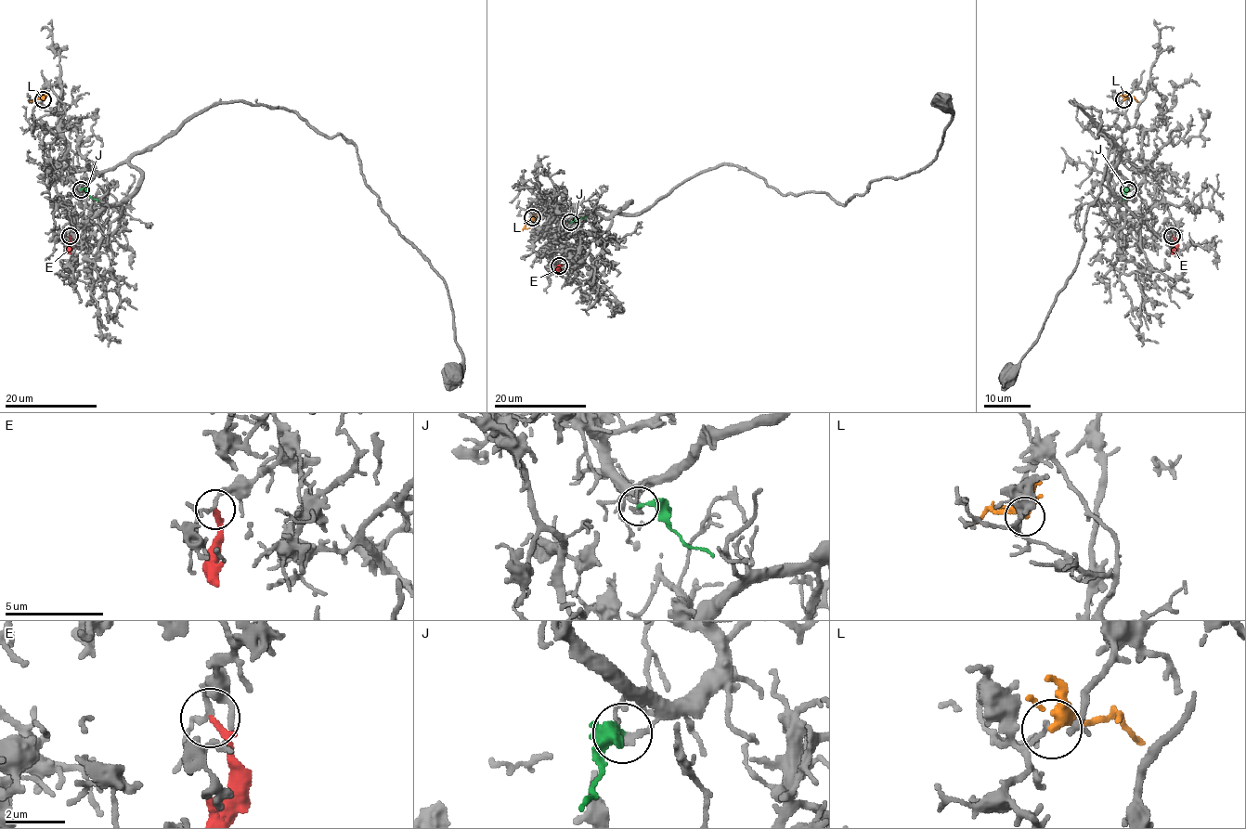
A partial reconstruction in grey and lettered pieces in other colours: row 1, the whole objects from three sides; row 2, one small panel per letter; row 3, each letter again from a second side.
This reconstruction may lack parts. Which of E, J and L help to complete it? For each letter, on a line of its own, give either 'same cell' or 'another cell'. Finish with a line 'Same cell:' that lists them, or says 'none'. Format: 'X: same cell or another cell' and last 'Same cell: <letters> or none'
E: another cell
J: another cell
L: another cell
Same cell: none

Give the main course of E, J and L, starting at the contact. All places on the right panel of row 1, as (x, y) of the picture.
E: (1172, 236), (1174, 250), (1171, 253)
J: (1128, 188), (1122, 201)
L: (1123, 100), (1136, 101)

